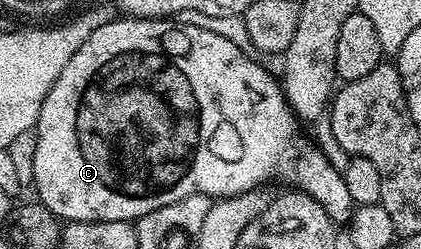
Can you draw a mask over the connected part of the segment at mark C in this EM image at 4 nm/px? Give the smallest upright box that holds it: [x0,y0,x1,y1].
[32,19,354,221]

